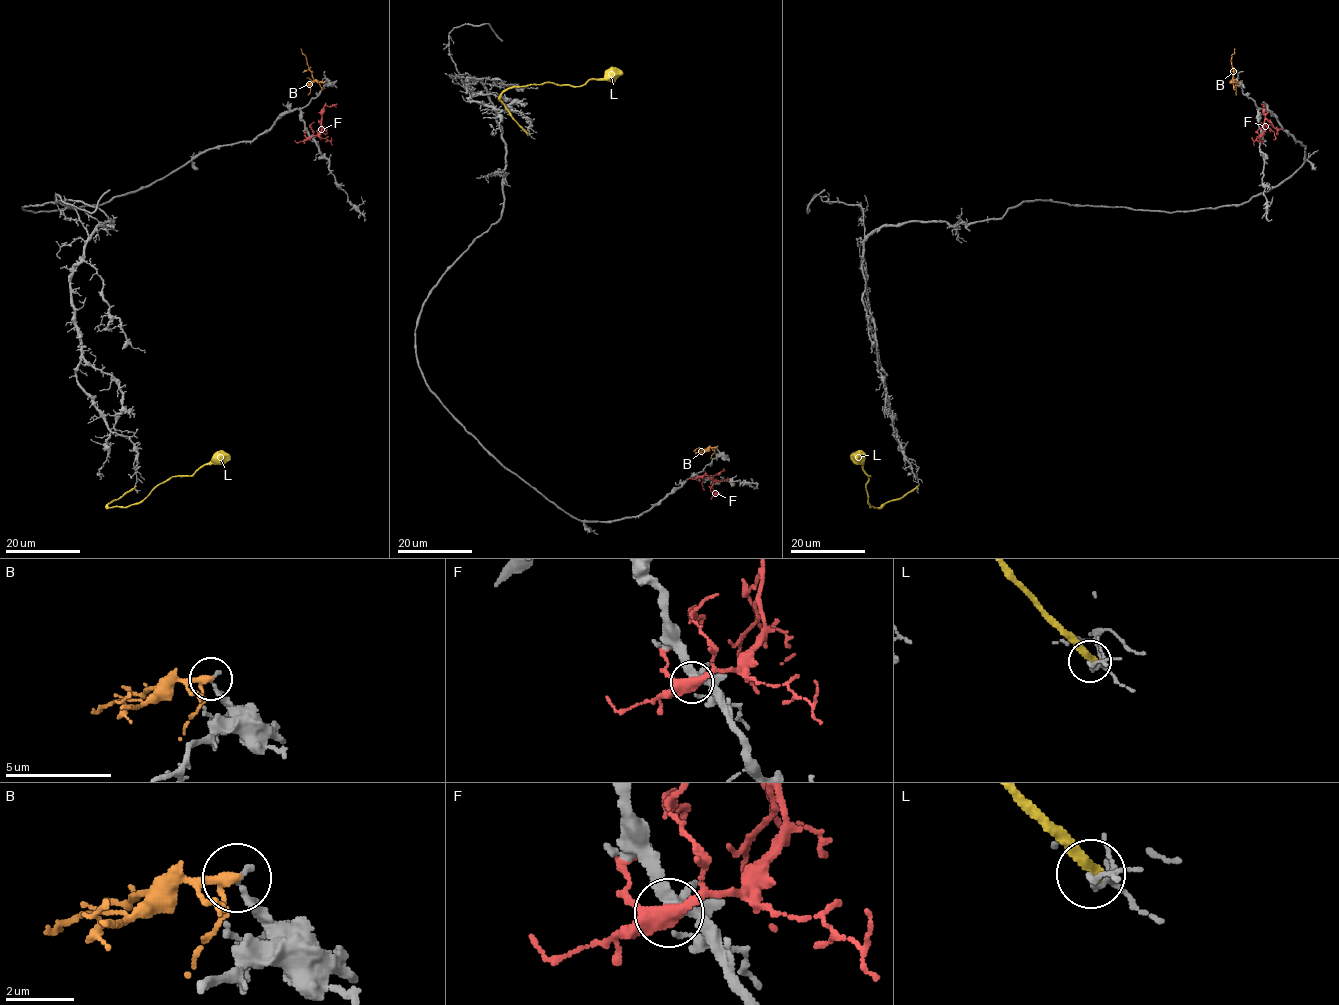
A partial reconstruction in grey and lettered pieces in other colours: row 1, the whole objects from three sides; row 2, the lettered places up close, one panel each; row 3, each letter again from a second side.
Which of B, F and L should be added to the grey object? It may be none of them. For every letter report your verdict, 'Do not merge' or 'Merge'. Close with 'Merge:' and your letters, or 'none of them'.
B: Do not merge
F: Do not merge
L: Do not merge
Merge: none of them

